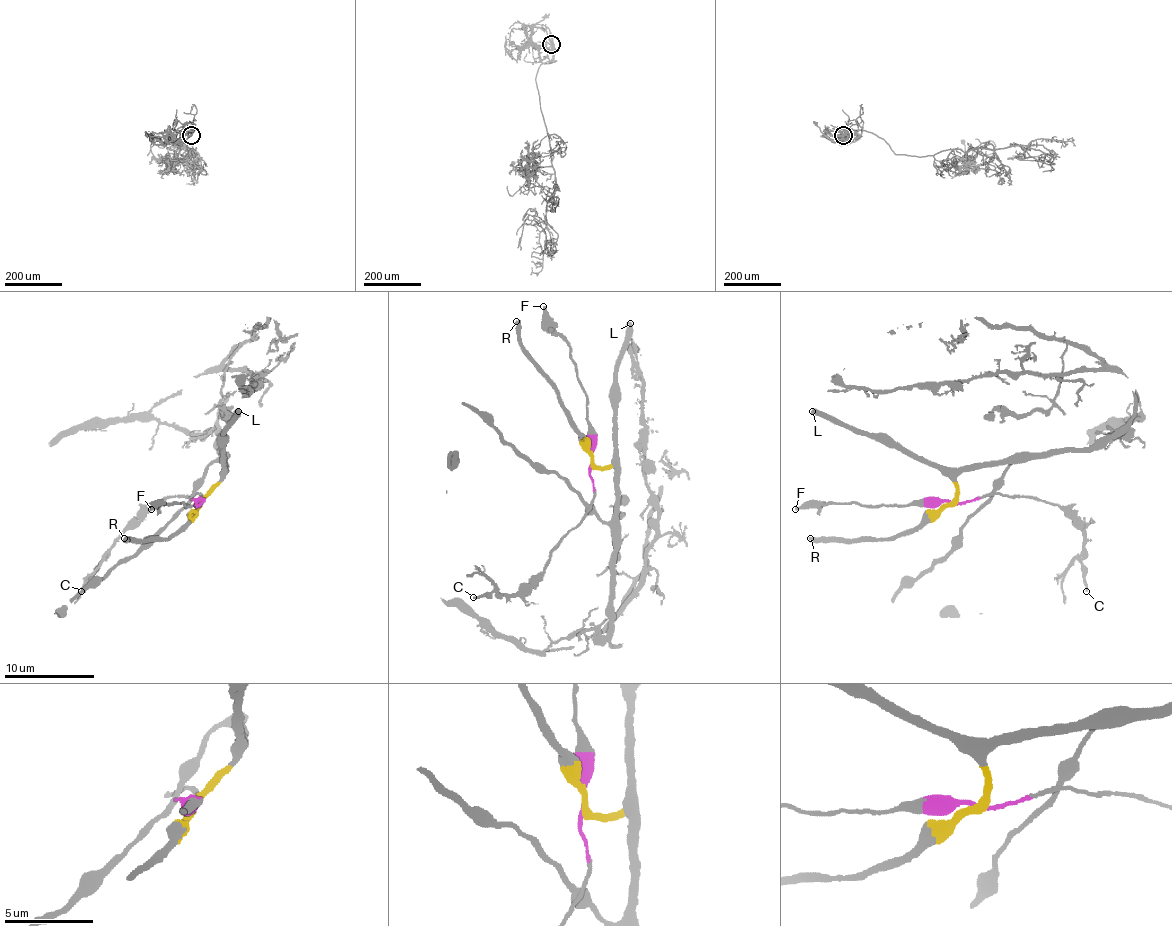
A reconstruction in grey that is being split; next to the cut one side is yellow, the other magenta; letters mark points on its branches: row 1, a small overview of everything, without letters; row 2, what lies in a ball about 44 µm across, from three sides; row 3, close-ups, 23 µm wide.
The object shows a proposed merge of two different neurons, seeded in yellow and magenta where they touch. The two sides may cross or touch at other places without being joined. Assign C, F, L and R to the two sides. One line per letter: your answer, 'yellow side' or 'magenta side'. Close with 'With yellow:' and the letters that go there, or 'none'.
C: magenta side
F: magenta side
L: yellow side
R: yellow side
With yellow: L, R

